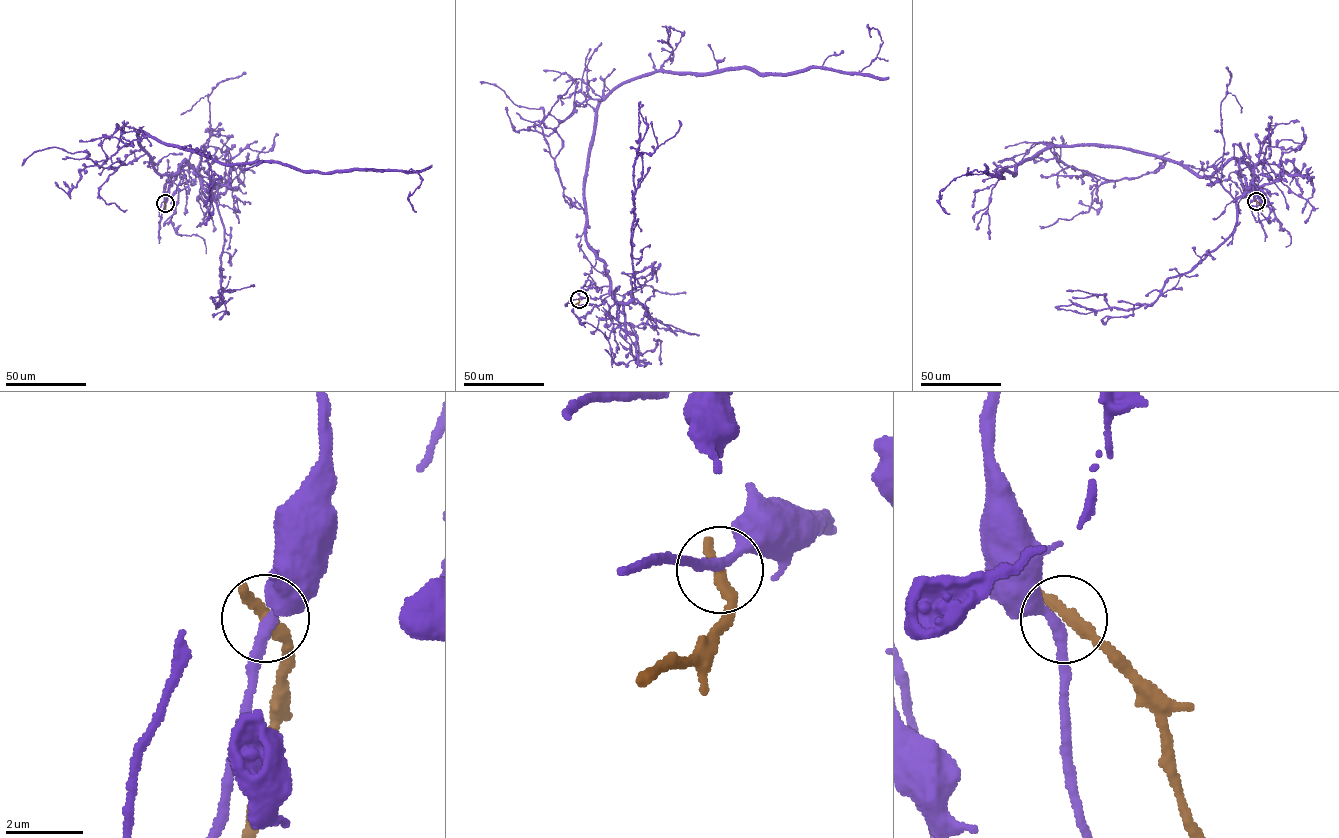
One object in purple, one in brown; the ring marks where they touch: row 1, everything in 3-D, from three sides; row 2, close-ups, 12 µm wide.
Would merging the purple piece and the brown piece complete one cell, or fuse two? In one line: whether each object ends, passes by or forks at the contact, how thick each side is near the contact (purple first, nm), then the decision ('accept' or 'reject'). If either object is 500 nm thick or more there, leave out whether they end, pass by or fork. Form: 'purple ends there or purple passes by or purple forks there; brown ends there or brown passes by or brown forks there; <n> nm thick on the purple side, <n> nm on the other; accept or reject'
purple passes by; brown ends there; 280 nm thick on the purple side, 400 nm on the other; reject

